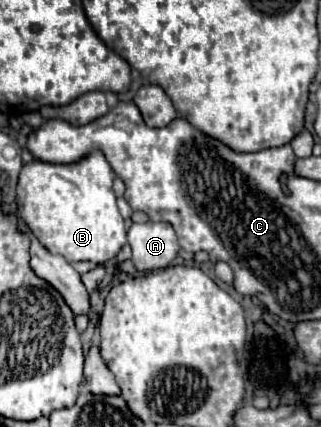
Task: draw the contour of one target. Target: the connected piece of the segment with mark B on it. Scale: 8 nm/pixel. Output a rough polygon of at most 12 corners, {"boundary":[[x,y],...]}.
{"boundary":[[103,152],[25,164],[19,216],[51,254],[103,264],[127,242]]}

